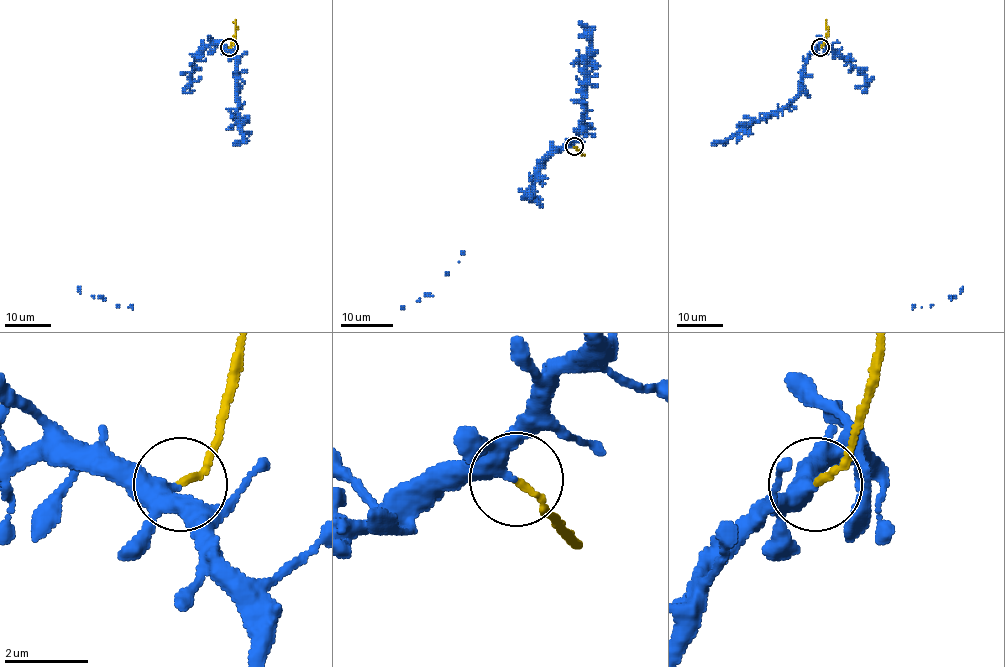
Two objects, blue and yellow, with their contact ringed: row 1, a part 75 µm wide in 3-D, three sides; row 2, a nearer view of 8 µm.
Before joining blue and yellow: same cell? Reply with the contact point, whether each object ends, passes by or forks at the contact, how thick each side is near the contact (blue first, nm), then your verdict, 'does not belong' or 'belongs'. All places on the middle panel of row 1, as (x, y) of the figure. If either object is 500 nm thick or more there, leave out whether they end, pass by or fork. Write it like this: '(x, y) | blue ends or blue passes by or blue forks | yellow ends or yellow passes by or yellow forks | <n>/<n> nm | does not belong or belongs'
(574, 146) | blue passes by | yellow ends | 300/150 nm | does not belong

